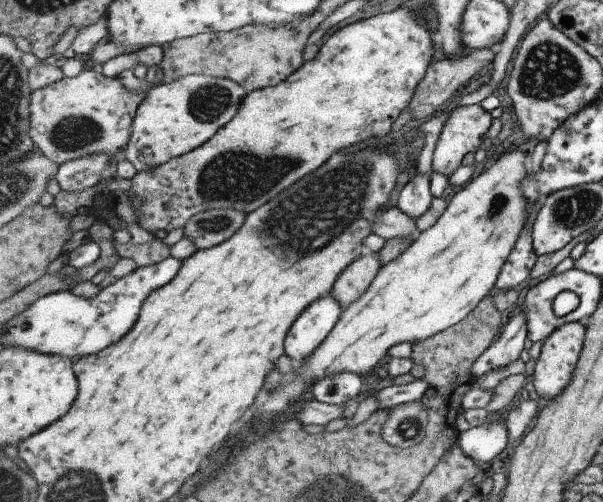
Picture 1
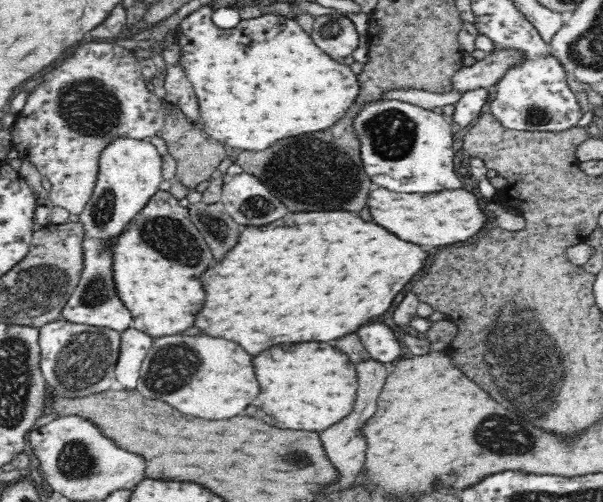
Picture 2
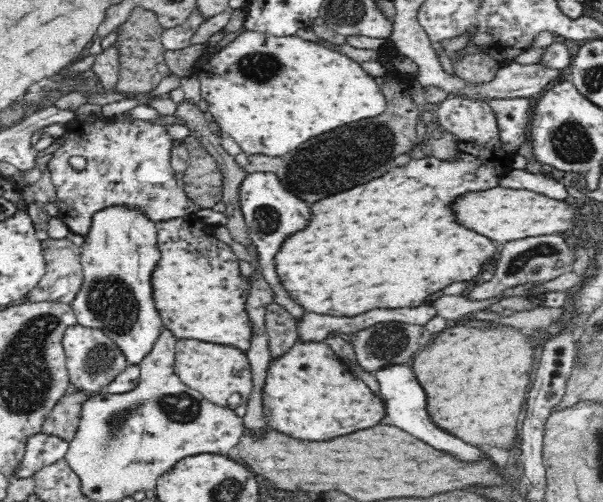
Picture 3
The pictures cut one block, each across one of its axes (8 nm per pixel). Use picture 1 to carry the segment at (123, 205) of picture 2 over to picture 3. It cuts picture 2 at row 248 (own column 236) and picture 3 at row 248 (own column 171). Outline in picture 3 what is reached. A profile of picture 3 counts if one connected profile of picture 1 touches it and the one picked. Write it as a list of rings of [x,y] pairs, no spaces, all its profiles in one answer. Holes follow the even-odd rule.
[[[113,206],[105,208],[104,210],[99,210],[93,216],[92,226],[89,228],[89,233],[87,237],[84,239],[83,245],[81,246],[81,264],[83,269],[83,283],[80,289],[80,292],[75,296],[75,299],[71,302],[73,306],[74,312],[76,313],[76,318],[78,322],[82,326],[87,326],[88,328],[101,330],[106,336],[109,336],[110,339],[118,345],[118,349],[122,351],[124,357],[126,357],[126,362],[128,362],[128,366],[120,373],[118,376],[106,387],[106,392],[113,395],[121,395],[131,390],[134,390],[135,386],[138,386],[141,372],[139,369],[140,361],[150,354],[154,343],[158,340],[162,329],[165,328],[164,324],[162,324],[163,320],[160,316],[160,312],[158,312],[154,297],[153,297],[153,286],[152,286],[152,273],[156,266],[158,266],[158,262],[161,260],[161,251],[157,247],[157,226],[154,221],[150,221],[144,213],[138,210],[128,209],[128,207],[124,206]]]

